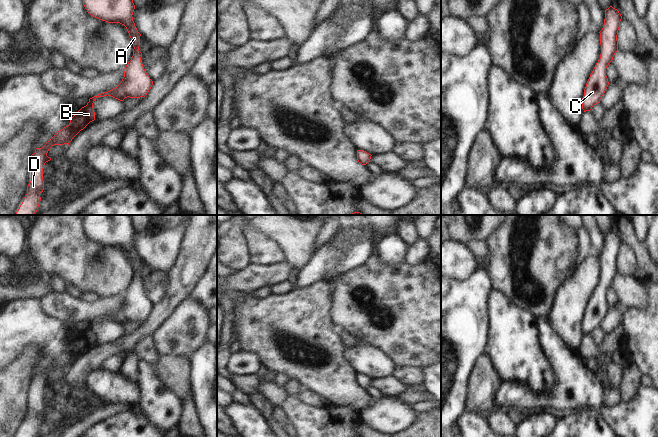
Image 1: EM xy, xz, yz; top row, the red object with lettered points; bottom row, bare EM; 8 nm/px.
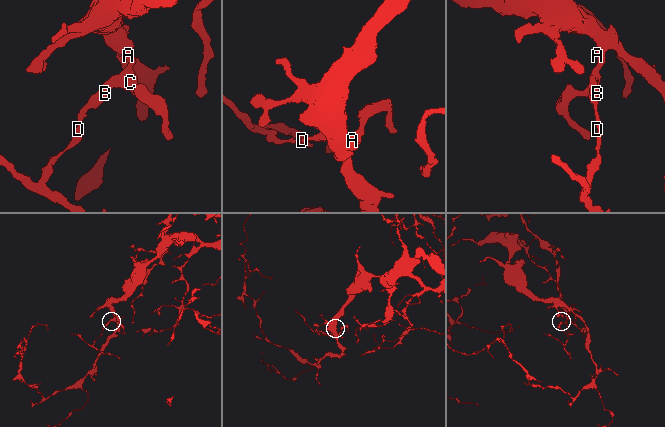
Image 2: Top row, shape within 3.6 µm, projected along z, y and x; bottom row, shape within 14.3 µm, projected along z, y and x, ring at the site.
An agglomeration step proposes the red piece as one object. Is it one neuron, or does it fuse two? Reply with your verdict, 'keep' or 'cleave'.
keep

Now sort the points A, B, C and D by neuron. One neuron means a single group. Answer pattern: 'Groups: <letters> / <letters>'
Groups: A B C D.

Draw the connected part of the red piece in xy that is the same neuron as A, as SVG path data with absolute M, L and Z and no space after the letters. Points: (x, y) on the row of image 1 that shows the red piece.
M83 0L83 5L91 16L108 23L120 23L126 27L134 47L133 56L123 69L124 77L116 88L90 98L87 105L70 119L68 126L58 131L42 148L35 149L35 153L31 155L31 181L15 215L34 215L37 212L41 201L40 194L44 190L43 168L45 163L51 160L47 156L49 149L54 145L69 145L81 130L95 120L93 103L96 98L107 95L120 101L127 97L144 98L153 85L141 62L141 34L132 17L135 9L133 0Z

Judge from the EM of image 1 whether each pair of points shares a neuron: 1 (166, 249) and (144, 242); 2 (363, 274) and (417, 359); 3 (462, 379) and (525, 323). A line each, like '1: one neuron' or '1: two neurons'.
1: one neuron
2: one neuron
3: two neurons

